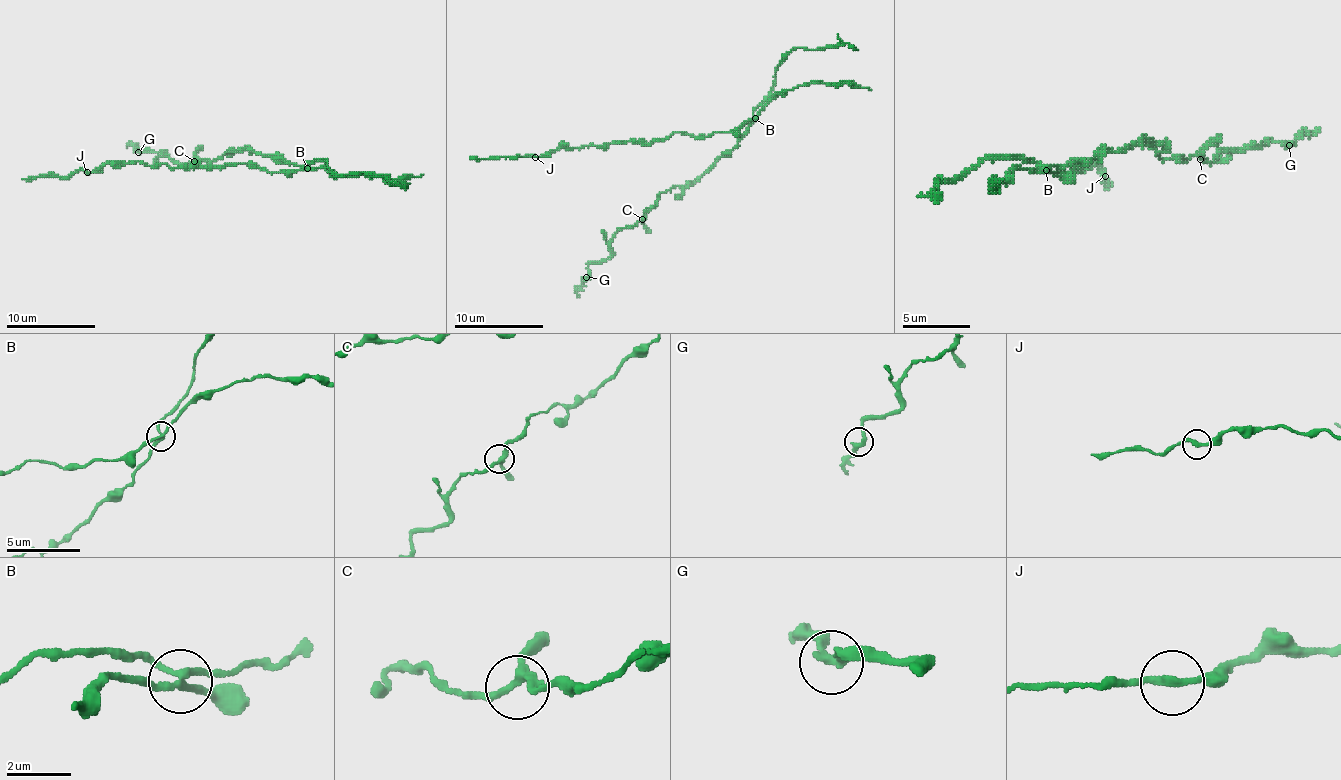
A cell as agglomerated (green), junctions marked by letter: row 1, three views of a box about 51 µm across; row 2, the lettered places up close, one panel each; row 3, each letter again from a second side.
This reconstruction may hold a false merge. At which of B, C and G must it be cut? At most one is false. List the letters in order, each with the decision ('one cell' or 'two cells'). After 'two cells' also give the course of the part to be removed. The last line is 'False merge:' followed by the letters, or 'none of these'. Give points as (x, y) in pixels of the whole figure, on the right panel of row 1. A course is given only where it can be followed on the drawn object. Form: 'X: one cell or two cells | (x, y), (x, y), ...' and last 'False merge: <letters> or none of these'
B: one cell
C: one cell
G: one cell
False merge: none of these

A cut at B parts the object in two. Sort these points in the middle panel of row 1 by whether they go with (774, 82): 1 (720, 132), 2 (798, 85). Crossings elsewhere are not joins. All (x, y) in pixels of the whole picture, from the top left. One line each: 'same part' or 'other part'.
1: other part
2: other part

